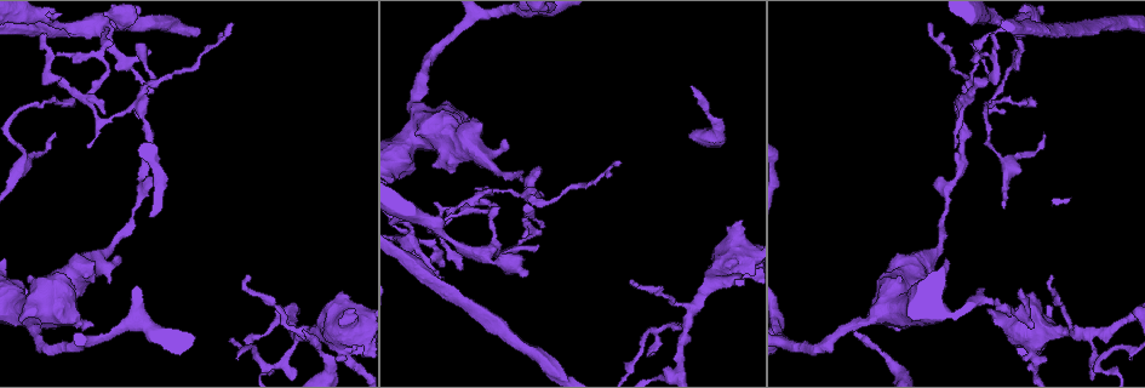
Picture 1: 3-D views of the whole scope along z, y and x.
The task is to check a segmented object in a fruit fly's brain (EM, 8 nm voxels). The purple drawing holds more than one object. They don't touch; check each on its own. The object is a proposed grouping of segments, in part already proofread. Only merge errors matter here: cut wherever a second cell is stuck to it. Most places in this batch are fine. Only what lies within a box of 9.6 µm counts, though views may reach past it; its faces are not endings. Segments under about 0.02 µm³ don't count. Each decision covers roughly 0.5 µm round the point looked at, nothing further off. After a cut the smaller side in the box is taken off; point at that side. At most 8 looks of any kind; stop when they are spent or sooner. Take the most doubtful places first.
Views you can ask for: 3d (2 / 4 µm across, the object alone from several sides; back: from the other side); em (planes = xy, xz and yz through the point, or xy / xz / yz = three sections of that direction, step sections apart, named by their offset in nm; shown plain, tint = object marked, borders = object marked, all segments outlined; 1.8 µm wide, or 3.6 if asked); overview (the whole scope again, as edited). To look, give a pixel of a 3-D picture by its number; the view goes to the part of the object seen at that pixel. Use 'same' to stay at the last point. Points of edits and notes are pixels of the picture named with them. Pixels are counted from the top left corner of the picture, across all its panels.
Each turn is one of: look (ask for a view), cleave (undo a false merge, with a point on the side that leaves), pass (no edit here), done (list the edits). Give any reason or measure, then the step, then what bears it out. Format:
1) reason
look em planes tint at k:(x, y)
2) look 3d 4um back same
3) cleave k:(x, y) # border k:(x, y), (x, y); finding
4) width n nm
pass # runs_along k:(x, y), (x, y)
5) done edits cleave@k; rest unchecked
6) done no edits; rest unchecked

a narrow waist
look em xy step 16 tint at 1:(490, 249)

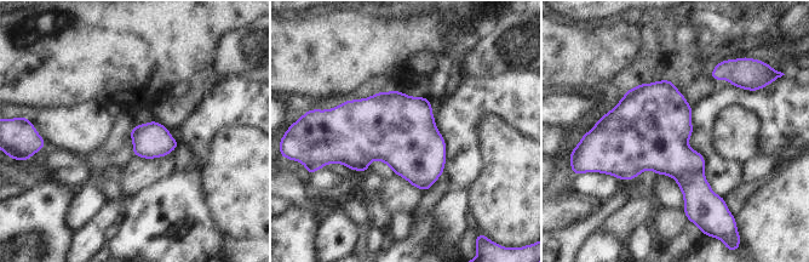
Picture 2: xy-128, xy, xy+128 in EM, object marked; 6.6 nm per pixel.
look em planes tint same

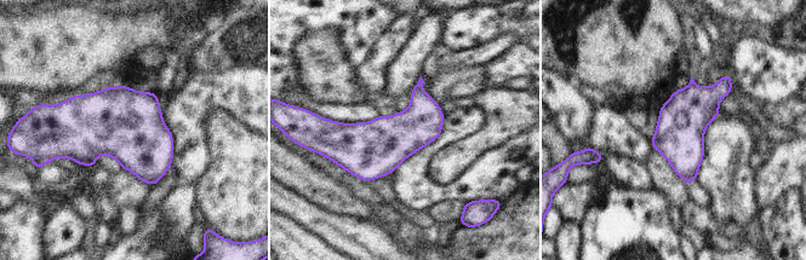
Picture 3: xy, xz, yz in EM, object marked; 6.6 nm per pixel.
pass # continuous, no second cell

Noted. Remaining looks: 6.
four arms meet
look em planes tint at 1:(685, 320)

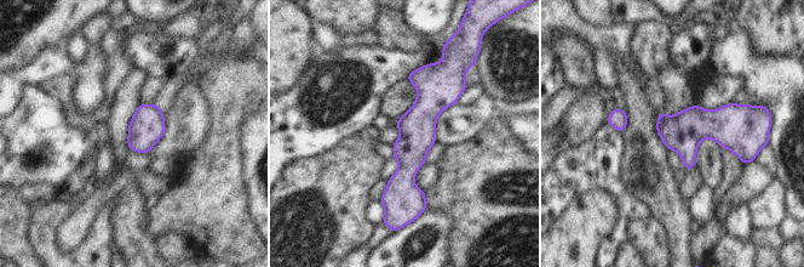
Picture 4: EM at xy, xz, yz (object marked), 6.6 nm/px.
pass # runs_along 4:(435, 67), (398, 205); one cell here

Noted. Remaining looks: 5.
narrows sharply
look em planes tint at 1:(957, 74)

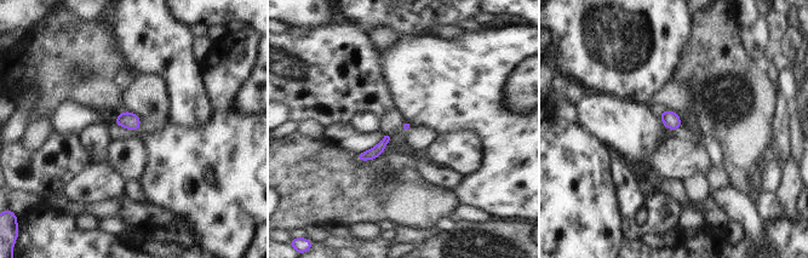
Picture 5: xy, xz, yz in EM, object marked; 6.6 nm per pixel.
pass # one cell here

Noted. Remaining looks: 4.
done no edits; rest unchecked

